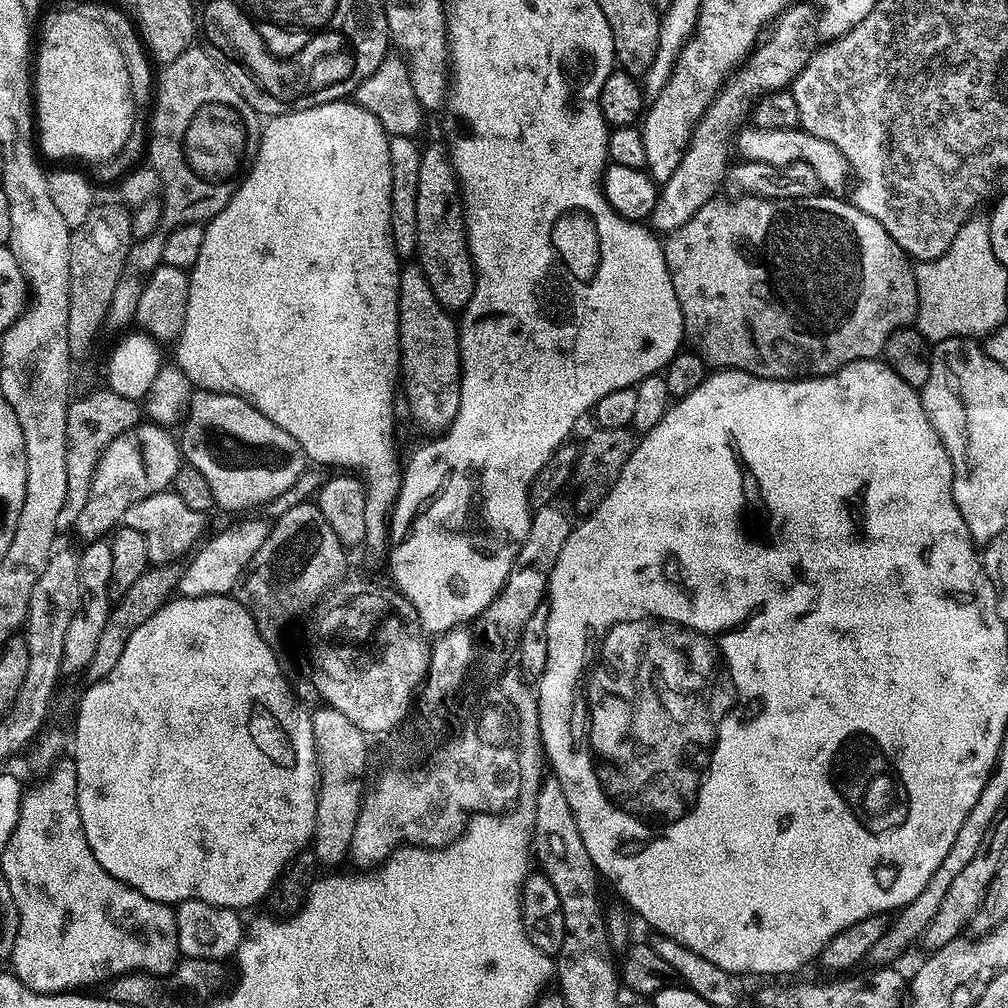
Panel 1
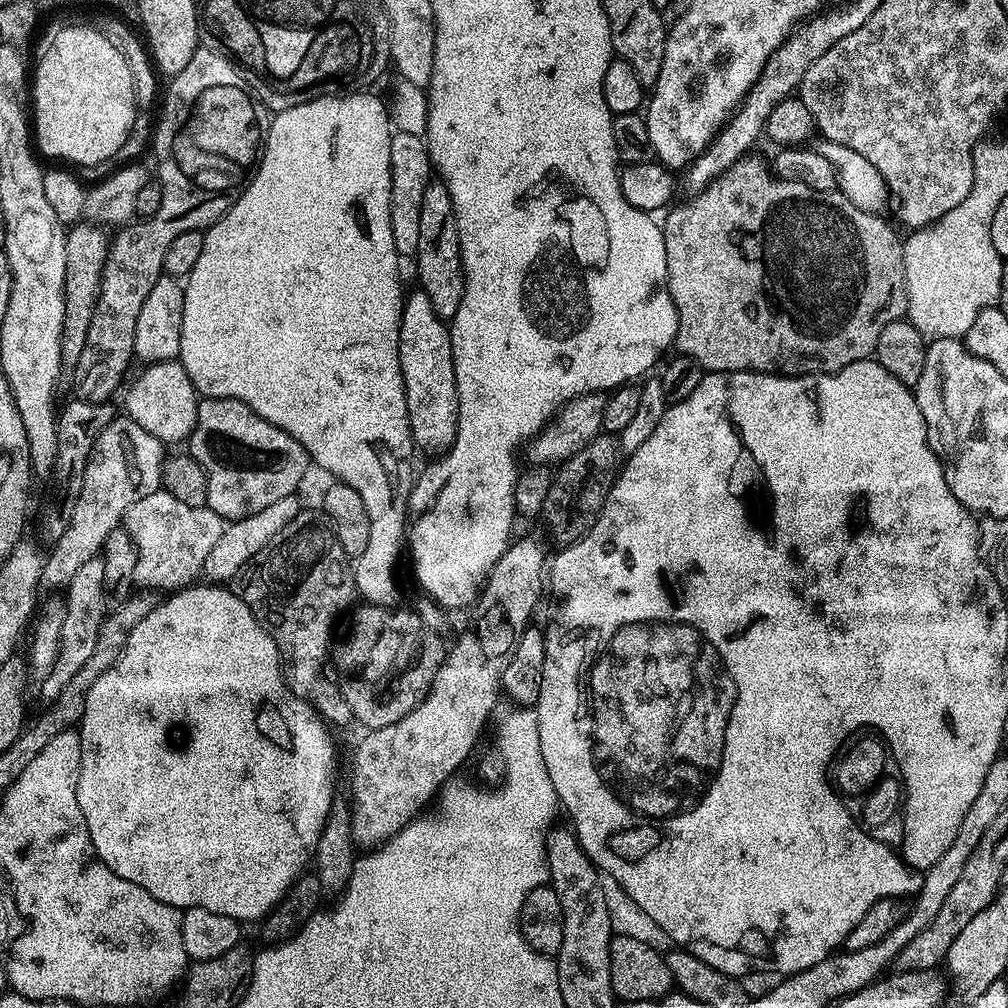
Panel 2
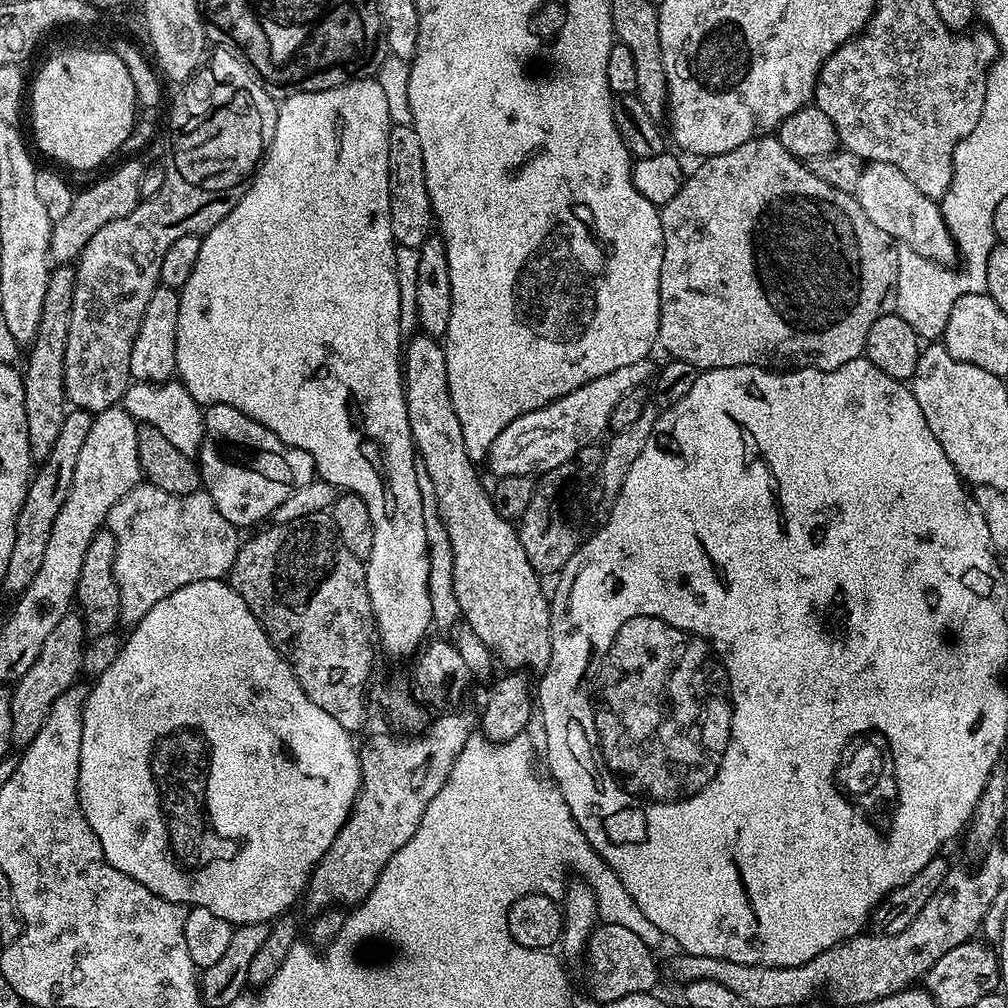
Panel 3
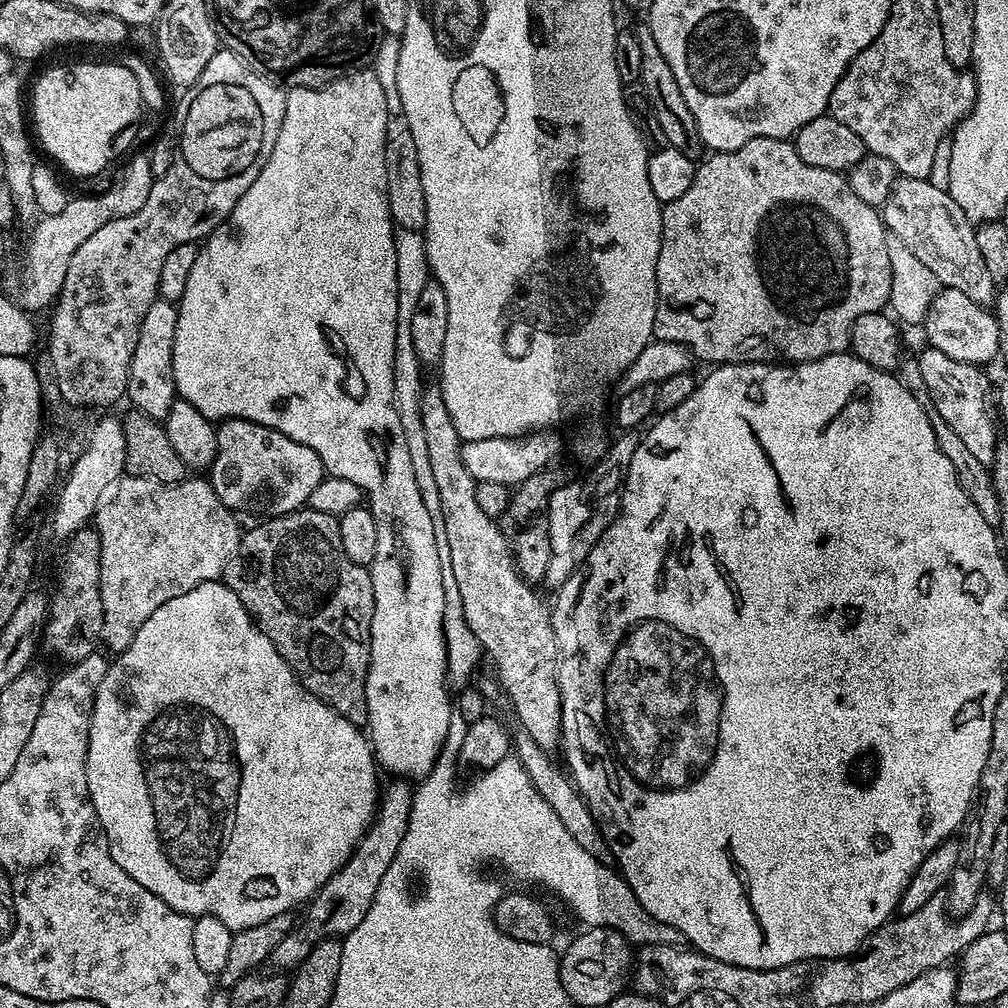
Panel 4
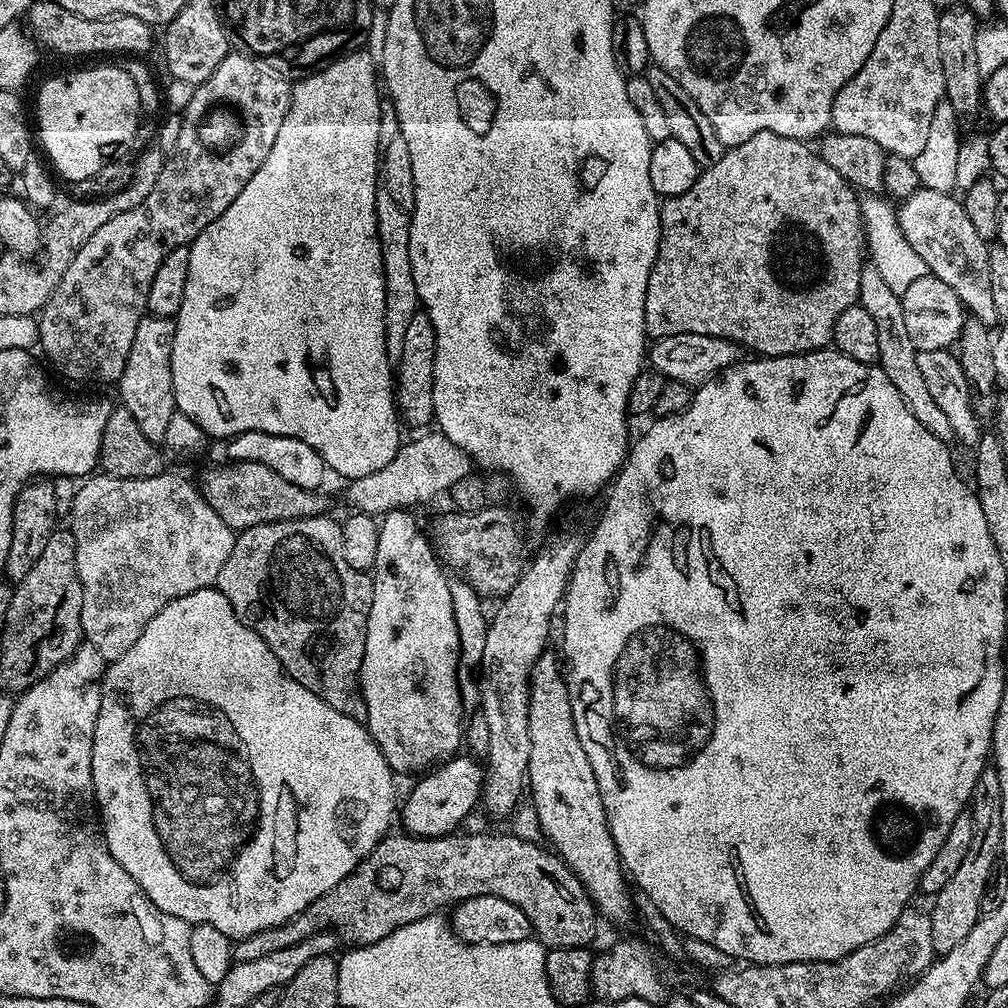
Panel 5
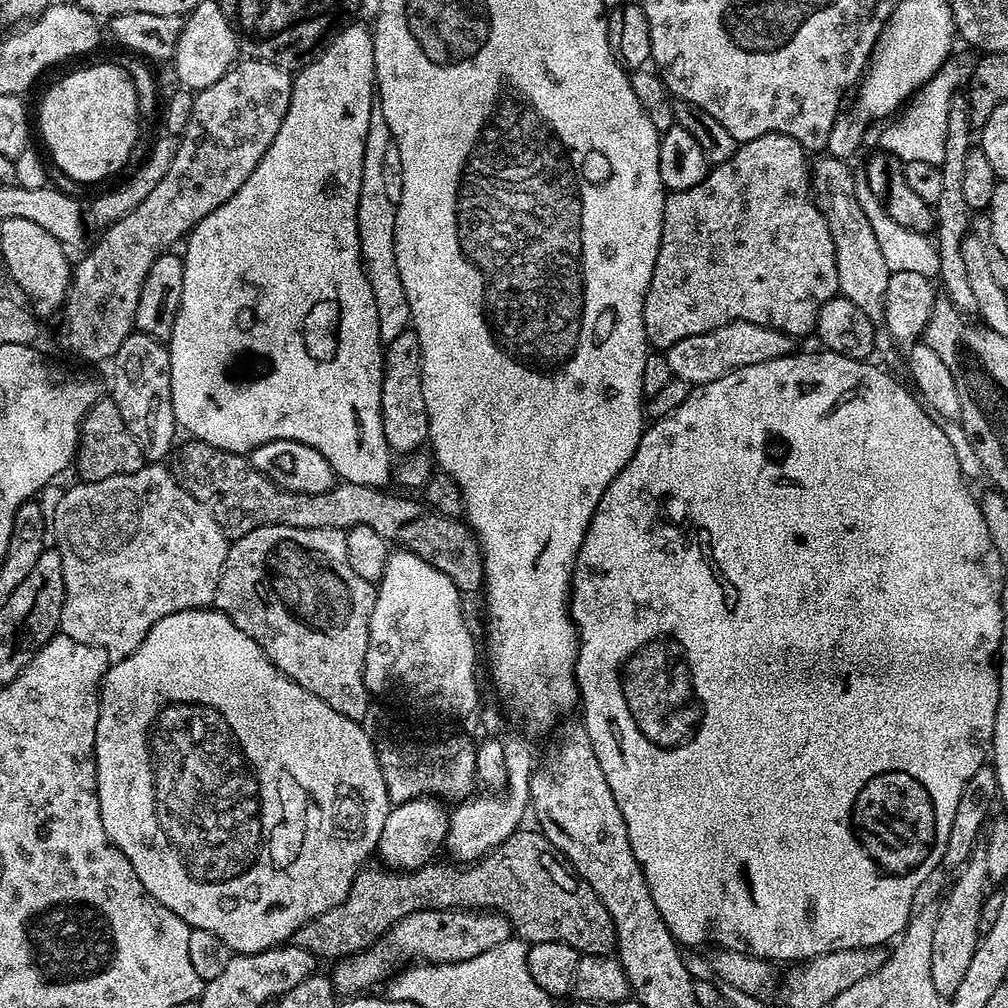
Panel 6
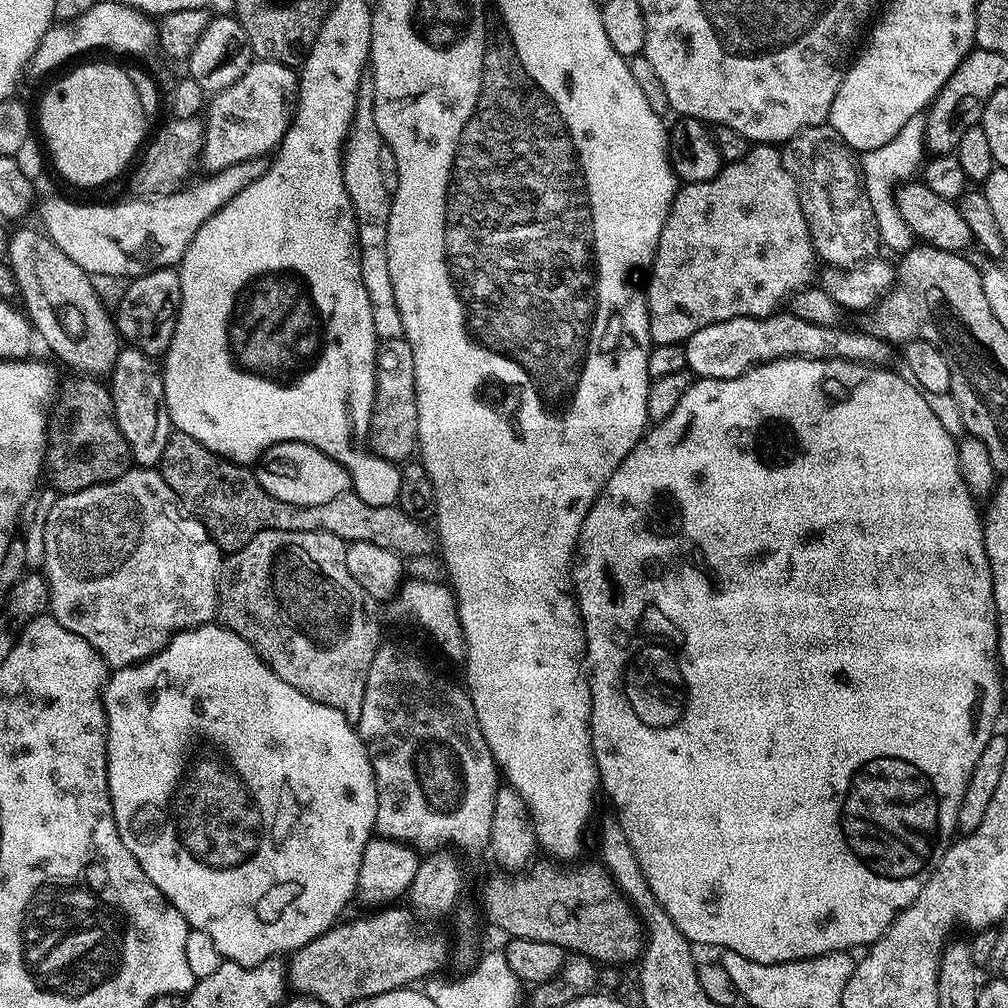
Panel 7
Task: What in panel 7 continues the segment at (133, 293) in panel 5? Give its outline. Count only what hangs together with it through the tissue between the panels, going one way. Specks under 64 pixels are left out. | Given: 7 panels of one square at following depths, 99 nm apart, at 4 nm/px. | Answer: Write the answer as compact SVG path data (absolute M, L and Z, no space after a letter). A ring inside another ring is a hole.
M257 59L238 82L215 93L207 101L202 116L204 142L198 160L201 165L204 163L206 173L219 173L248 160L267 157L292 125L297 91L298 76L293 69L278 62Z

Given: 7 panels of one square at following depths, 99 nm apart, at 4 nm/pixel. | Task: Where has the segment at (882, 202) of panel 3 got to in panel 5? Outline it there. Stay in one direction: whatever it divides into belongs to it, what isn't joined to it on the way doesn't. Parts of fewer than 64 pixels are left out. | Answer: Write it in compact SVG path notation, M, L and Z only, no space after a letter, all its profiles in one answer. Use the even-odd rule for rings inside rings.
M922 186L902 201L898 213L902 234L922 258L927 271L953 288L975 319L995 325L998 317L990 294L988 244L974 230L974 222L966 218L963 203L955 195Z

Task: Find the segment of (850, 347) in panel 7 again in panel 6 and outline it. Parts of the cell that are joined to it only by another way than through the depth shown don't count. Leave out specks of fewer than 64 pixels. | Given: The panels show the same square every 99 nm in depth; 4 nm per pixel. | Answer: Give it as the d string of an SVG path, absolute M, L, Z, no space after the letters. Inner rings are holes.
M739 320L706 334L682 338L682 342L674 342L674 346L666 350L666 355L673 377L685 380L689 386L695 386L714 382L742 366L754 366L758 362L770 362L774 358L791 356L794 352L792 344L793 337L784 332Z

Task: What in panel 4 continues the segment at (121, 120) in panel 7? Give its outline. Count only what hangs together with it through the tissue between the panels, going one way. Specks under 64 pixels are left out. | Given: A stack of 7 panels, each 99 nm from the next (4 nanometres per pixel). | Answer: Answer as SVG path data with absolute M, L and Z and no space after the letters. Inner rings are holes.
M123 62L48 68L37 78L32 96L30 92L35 139L38 144L40 139L41 146L61 169L76 176L96 176L115 156L122 155L136 136L140 112L138 78L126 70Z

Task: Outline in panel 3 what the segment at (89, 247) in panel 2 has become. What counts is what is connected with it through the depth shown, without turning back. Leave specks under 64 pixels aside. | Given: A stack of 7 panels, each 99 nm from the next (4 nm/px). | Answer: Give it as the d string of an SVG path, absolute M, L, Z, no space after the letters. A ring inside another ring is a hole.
M56 266L49 271L46 298L42 302L42 318L38 322L36 337L27 349L28 365L22 368L28 440L32 444L32 459L36 462L48 457L64 421L66 411L64 359L66 358L66 334L70 330L70 310L74 302L75 281L75 267Z

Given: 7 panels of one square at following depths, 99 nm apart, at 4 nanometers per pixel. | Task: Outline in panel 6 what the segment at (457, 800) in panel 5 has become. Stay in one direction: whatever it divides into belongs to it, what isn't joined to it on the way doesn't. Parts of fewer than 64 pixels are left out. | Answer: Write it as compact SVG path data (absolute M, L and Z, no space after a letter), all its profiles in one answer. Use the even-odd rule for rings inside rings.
M420 796L389 807L382 834L376 843L379 863L389 870L411 870L433 863L437 859L436 851L444 848L449 815L449 809L431 796Z

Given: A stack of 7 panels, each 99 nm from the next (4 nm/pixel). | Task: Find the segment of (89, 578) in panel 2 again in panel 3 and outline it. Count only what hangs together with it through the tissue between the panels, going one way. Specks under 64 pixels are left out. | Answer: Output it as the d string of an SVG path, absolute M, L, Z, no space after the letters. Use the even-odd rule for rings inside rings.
M70 610L50 630L46 642L42 642L42 650L38 658L34 658L34 666L22 674L22 678L15 681L12 693L12 743L16 746L27 746L34 742L38 730L46 722L54 702L77 683L76 675L81 675L83 666L83 652L86 647L86 629L83 615L79 611Z

